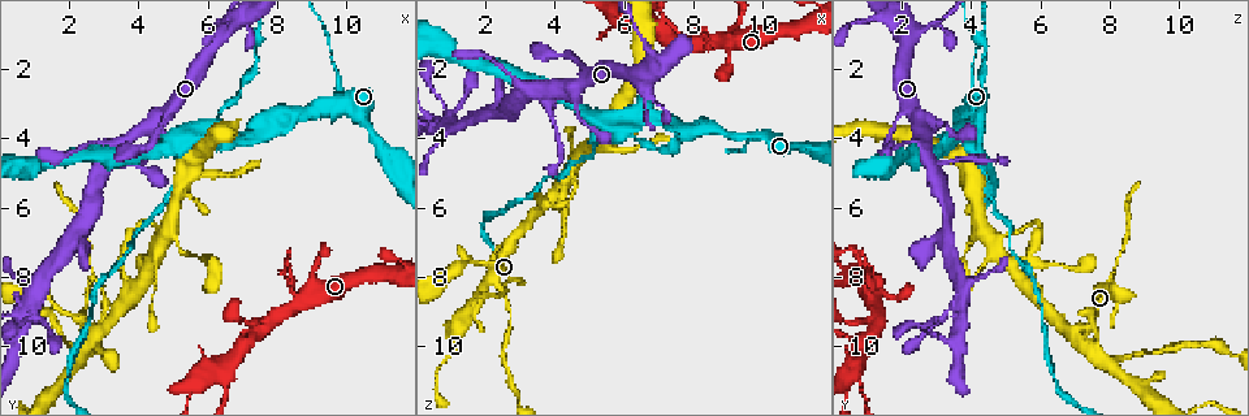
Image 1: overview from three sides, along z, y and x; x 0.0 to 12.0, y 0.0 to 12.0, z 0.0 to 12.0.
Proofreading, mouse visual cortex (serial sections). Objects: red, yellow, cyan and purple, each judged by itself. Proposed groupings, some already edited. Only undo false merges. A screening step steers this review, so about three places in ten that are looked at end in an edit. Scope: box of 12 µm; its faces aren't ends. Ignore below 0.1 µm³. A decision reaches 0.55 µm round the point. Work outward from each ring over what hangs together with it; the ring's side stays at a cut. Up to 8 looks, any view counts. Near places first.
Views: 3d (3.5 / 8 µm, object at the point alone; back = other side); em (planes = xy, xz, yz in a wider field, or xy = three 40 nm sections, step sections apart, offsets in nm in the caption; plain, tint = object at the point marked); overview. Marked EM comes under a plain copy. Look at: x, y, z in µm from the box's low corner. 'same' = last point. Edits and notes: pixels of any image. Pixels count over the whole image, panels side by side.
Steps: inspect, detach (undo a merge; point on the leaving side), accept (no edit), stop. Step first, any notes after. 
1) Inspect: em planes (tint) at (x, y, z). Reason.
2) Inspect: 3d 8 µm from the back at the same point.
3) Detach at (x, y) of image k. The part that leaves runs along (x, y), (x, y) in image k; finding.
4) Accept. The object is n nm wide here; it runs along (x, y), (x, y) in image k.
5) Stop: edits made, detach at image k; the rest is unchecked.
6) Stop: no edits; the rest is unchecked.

Inspect: 3d 3.5 µm at (11.0, 4.2, 4.2). Thick turns thin.

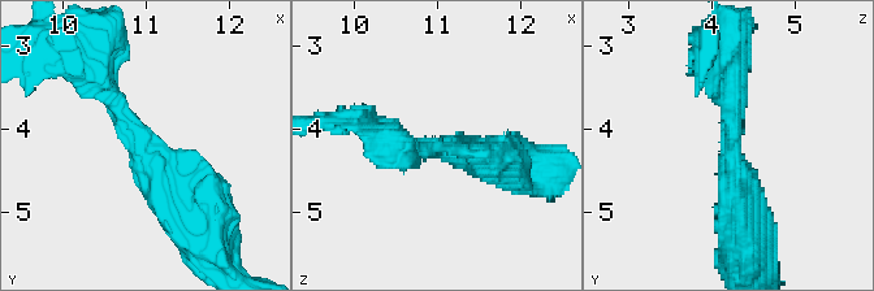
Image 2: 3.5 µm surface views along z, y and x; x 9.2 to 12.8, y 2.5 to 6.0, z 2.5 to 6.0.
Accept. 4 arms meet here; it runs along (99, 77), (142, 181), (182, 217) in image 2; continuous, no second cell.

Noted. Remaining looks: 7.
Inspect: 3d 3.5 µm at (2.8, 10.1, 9.1).

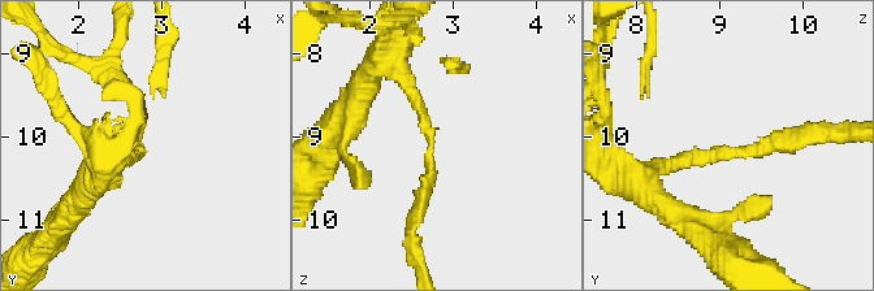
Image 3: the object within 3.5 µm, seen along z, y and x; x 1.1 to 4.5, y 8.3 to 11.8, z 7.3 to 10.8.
Inspect: em xy step 5 (tint) at (2.70, 10.20, 9.15). Need the tissue.

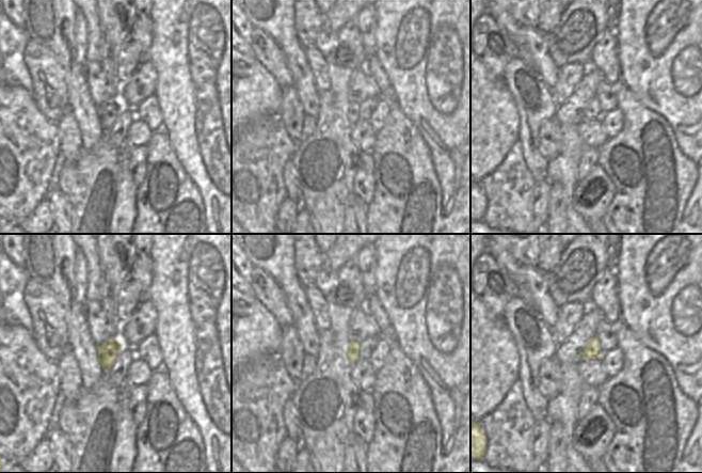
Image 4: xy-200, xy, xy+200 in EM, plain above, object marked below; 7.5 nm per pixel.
Accept. The object is 80 nm wide here; it runs along (654, 169), (808, 134) in image 3; continuous, no second cell.

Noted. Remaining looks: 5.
Inspect: 3d 3.5 µm from the back at (7.7, 9.2, 1.3).

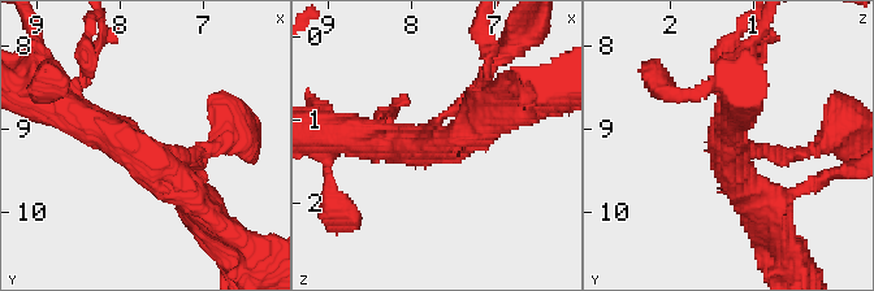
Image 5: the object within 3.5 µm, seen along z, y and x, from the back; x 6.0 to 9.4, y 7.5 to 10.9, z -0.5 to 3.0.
Inspect: em xy step 2 (tint) at (7.80, 9.25, 1.25). 3 arms meet here; the arms are 200, 400, 400 nm wide.

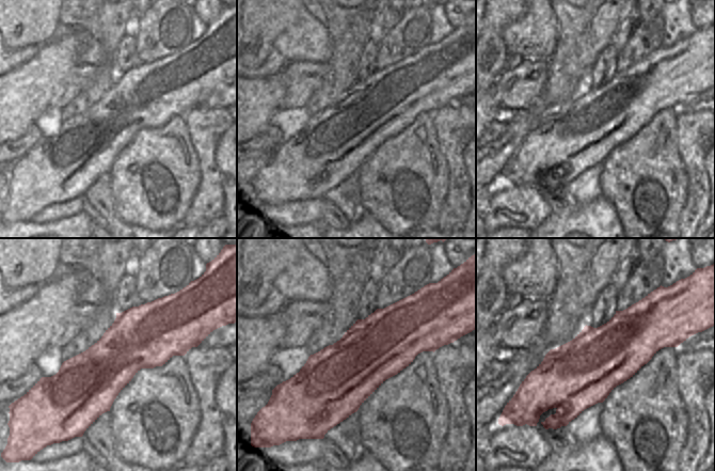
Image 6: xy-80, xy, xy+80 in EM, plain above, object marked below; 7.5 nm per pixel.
Accept. The object is 500 nm wide here; it runs along (61, 104), (137, 148), (197, 204) in image 5; all the same cell.

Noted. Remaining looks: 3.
Stop: no edits; the rest is unchecked.

